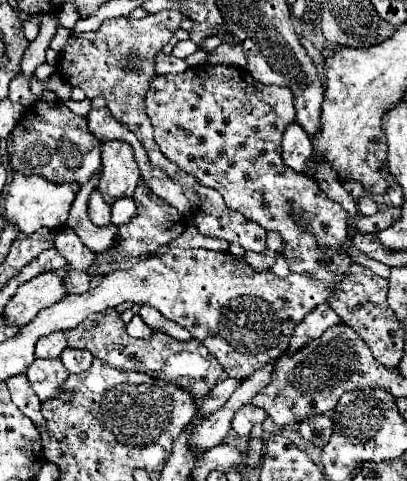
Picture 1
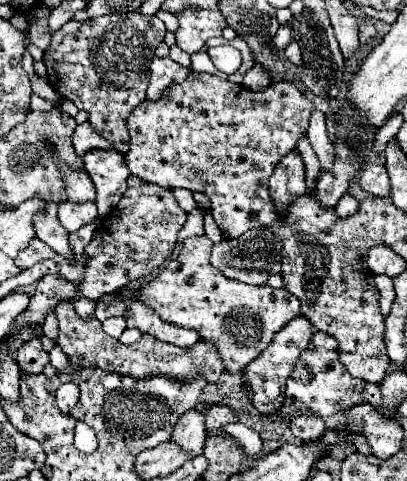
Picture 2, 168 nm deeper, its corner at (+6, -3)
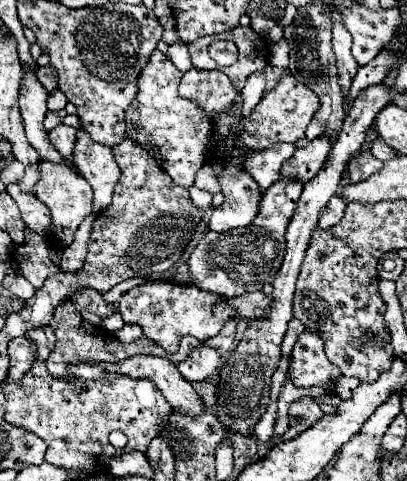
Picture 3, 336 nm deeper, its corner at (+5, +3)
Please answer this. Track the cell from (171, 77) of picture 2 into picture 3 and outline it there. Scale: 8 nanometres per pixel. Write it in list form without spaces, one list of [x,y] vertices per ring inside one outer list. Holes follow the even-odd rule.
[[[155,50],[139,76],[139,92],[133,108],[125,112],[127,138],[139,144],[157,144],[161,154],[165,156],[163,170],[173,178],[177,186],[191,188],[197,170],[205,160],[205,144],[209,142],[209,120],[201,112],[197,104],[185,100],[177,94],[177,86],[181,82],[183,72],[175,68],[175,64],[161,52]]]

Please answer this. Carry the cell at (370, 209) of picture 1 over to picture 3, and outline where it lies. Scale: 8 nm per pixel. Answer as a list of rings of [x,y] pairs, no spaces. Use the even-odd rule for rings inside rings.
[[[333,196],[327,204],[327,208],[321,212],[321,218],[319,218],[319,226],[321,228],[329,228],[333,224],[337,224],[343,214],[345,214],[345,208],[347,208],[347,202],[341,198],[341,196]]]

